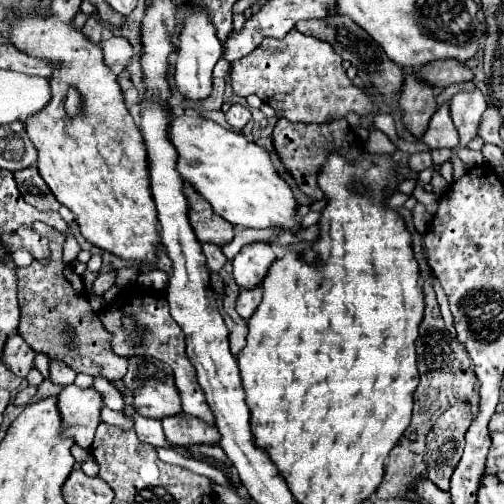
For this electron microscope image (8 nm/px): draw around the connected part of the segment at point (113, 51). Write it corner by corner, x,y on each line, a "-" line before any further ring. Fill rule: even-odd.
109,37
109,39
101,41
101,49
103,49
107,65
113,65
113,63
127,65
129,57
131,57
131,51
133,51
129,41
125,41
121,37

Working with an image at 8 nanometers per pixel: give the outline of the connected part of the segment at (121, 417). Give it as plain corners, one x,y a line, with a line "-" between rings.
107,407
101,409
101,417
99,417
99,421
109,423
109,425
117,425
117,427
123,427
123,429
133,427
133,421
131,421
129,415
119,413
119,411
111,411
111,409
107,409

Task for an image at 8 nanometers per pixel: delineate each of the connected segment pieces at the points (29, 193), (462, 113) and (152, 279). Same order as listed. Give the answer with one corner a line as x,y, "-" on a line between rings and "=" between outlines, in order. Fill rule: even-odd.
27,167
27,169
21,169
21,171
15,171
15,181
17,181
17,187
23,195
23,199
41,209
41,211
57,211
61,205
59,201
53,197
51,189
47,187
47,183
41,179
37,167
=
477,89
475,91
459,91
451,97
449,111
451,111
451,119
459,131
461,147
465,147
477,135
479,119
485,109
487,109
485,97
=
158,269
150,270
148,273
140,273
137,282
148,289
159,291
168,281
168,275

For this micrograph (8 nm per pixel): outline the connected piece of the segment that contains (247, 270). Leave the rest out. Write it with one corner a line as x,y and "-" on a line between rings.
251,243
233,259
233,277
241,289
255,289
267,277
277,255
269,243

